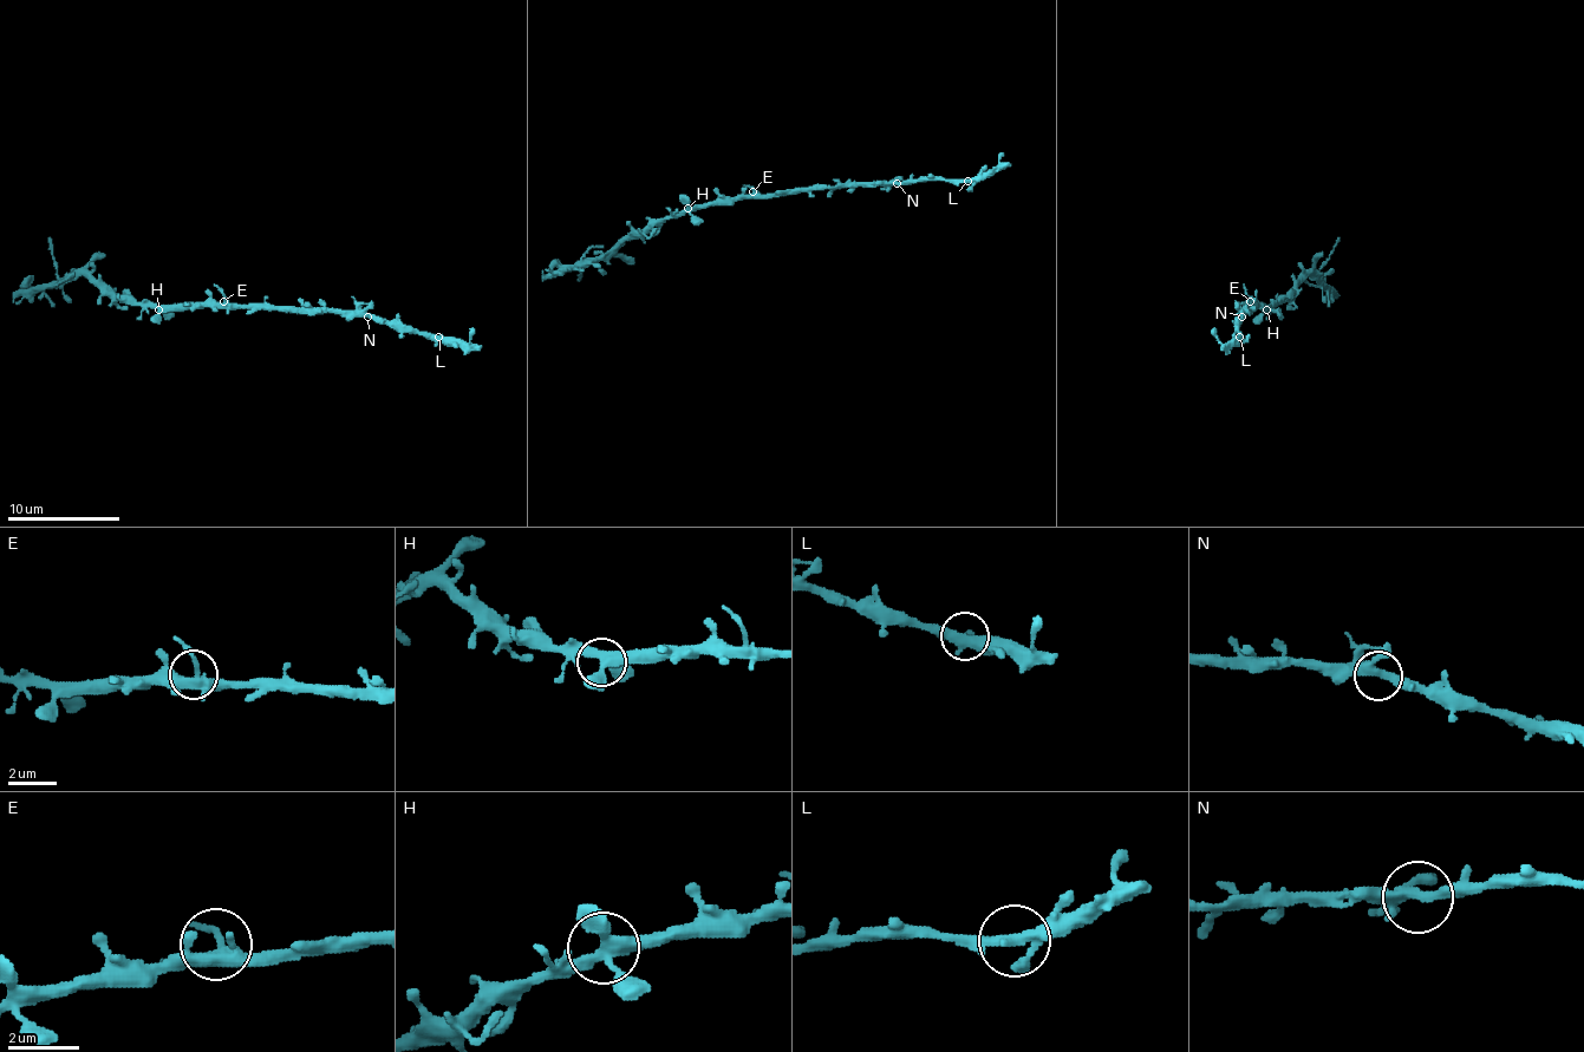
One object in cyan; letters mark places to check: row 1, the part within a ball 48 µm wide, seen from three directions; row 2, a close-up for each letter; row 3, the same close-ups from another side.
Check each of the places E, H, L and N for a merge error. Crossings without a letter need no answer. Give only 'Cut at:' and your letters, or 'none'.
Cut at: none

